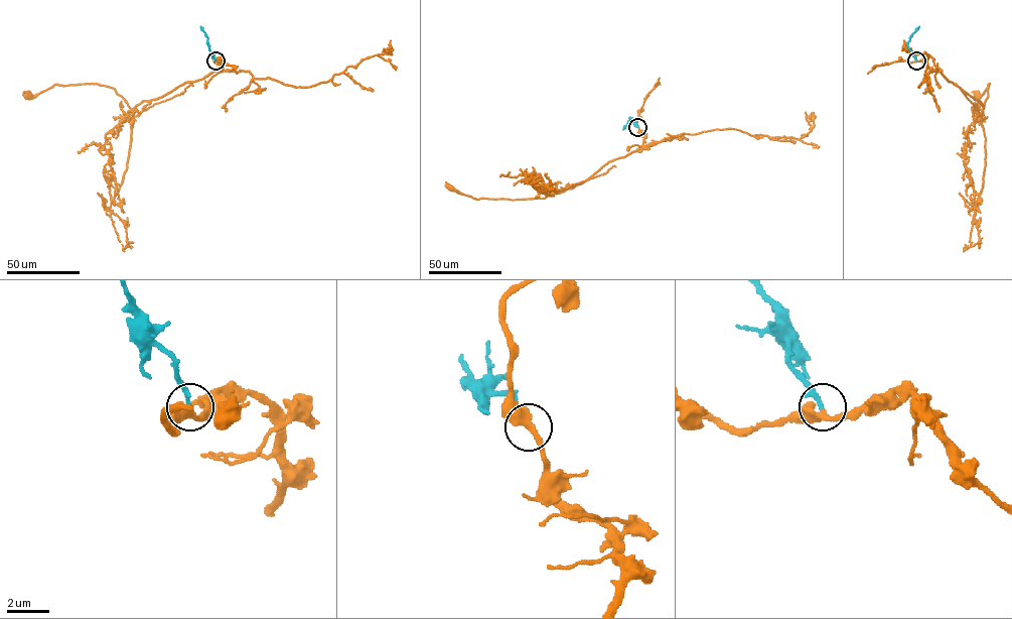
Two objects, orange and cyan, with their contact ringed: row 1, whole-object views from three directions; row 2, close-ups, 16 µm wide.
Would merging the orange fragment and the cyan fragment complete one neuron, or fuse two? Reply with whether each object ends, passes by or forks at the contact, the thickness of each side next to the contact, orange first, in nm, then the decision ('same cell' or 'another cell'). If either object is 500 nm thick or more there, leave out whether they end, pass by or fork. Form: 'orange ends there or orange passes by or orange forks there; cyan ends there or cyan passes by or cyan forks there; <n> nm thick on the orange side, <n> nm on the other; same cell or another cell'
orange passes by; cyan ends there; 320 nm thick on the orange side, 240 nm on the other; same cell

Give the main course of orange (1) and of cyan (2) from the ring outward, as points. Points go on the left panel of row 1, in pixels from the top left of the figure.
1: (215, 60), (222, 62), (220, 72), (143, 101), (133, 112), (114, 89), (97, 84), (54, 84), (29, 95)
2: (215, 60), (200, 26)

